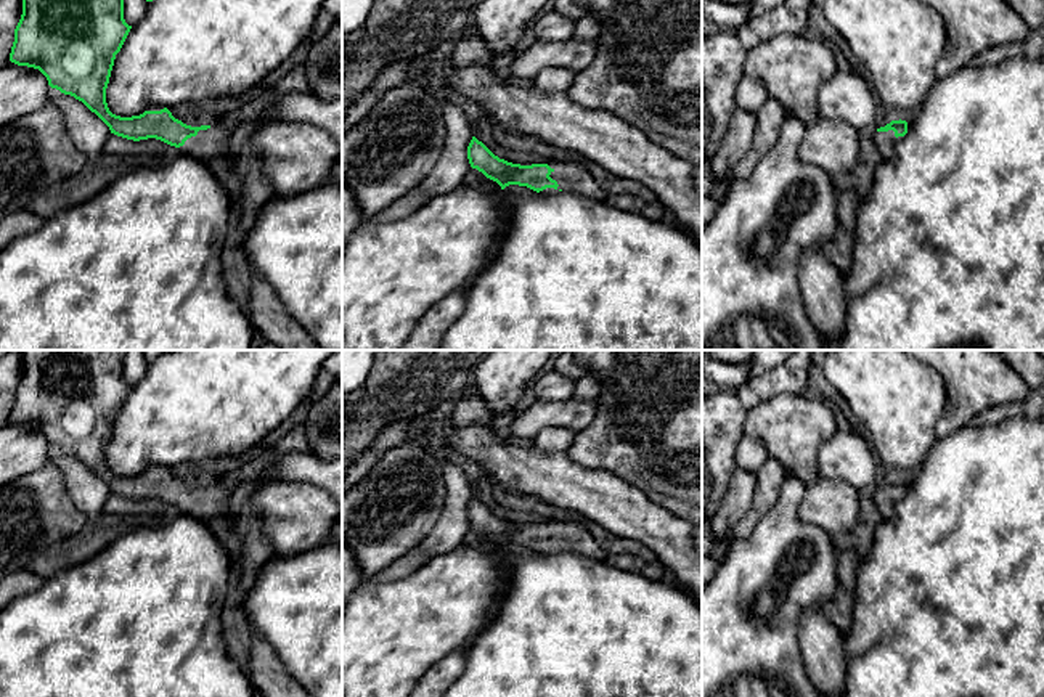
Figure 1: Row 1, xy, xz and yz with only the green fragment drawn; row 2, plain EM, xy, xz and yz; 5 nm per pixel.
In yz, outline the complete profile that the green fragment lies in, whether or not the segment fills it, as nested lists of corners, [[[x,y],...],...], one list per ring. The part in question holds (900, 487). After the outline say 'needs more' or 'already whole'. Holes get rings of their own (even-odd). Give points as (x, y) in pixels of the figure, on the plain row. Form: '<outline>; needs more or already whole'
[[[891,480],[885,487],[877,488],[874,493],[874,503],[882,516],[882,519],[890,519],[895,514],[895,504],[903,499],[907,493],[906,480]]]; needs more

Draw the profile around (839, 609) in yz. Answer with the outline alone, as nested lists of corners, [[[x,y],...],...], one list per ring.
[[[837,549],[837,588],[824,605],[824,613],[845,634],[853,623],[856,570],[859,556],[854,549]]]

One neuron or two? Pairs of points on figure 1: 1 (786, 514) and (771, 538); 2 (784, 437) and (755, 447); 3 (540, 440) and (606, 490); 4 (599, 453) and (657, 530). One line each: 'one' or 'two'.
1: one
2: two
3: two
4: two

